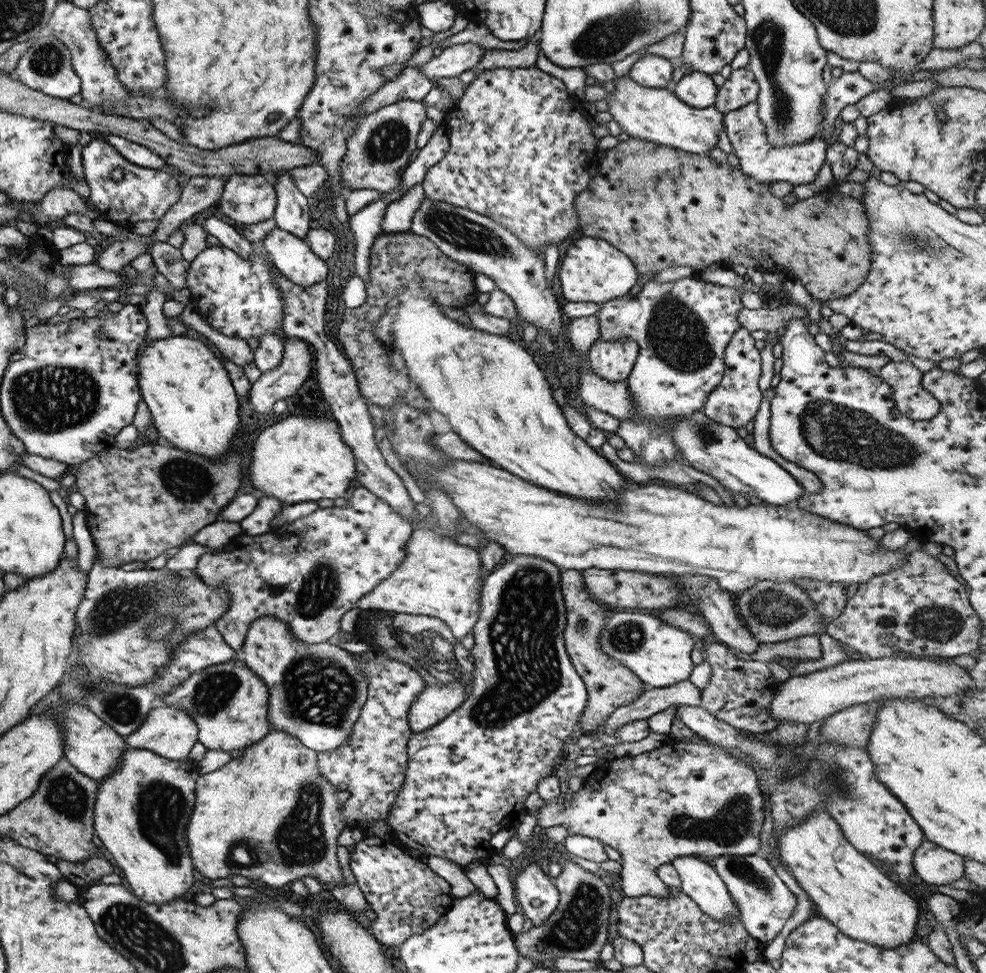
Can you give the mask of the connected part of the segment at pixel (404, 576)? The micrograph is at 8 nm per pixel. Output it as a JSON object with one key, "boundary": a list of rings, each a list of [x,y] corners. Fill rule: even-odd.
{"boundary":[[[413,529],[405,543],[404,553],[401,562],[379,581],[372,592],[358,600],[353,608],[359,608],[364,614],[373,610],[439,618],[455,639],[453,660],[459,667],[457,673],[462,676],[461,683],[468,695],[474,659],[460,642],[463,636],[472,632],[479,614],[479,594],[485,576],[480,567],[479,553],[431,529]]]}

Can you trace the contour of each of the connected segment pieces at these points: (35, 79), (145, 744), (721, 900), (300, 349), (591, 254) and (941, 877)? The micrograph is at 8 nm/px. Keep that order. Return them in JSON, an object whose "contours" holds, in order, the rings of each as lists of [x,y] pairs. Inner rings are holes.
{"contours":[[[[48,30],[35,37],[35,41],[22,52],[17,59],[13,75],[21,84],[50,97],[67,100],[73,94],[80,93],[80,80],[73,70],[67,47]]],[[[161,703],[154,704],[139,728],[123,738],[123,744],[127,747],[149,749],[169,760],[185,759],[195,742],[197,742],[195,722],[189,720],[189,716],[183,709]]],[[[694,855],[677,856],[671,862],[679,875],[679,888],[707,916],[722,923],[738,919],[738,909],[729,896],[723,881],[708,862]]],[[[289,337],[284,341],[284,351],[278,368],[261,373],[257,382],[251,385],[247,402],[252,414],[270,413],[271,406],[276,400],[291,396],[302,385],[307,374],[313,369],[313,356],[307,351],[307,345],[308,342],[302,338]]],[[[582,236],[573,244],[566,246],[565,256],[561,258],[557,278],[561,296],[569,302],[603,303],[623,296],[637,282],[638,273],[634,264],[603,240]]],[[[924,840],[912,854],[912,866],[918,880],[938,887],[963,877],[964,859]]]]}

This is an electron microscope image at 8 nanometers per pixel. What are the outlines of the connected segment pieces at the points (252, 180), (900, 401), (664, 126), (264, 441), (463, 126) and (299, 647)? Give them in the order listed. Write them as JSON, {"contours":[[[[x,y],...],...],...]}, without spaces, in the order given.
{"contours":[[[[230,175],[224,180],[217,212],[235,227],[274,216],[276,192],[267,175]]],[[[889,361],[875,375],[883,379],[891,390],[894,406],[902,415],[908,416],[913,420],[929,420],[938,414],[940,404],[936,398],[933,398],[929,392],[925,391],[923,386],[922,373],[913,367],[907,361],[893,362]]],[[[627,75],[617,77],[614,80],[615,88],[608,90],[605,97],[607,102],[607,111],[613,121],[615,121],[621,130],[630,138],[643,140],[667,148],[675,148],[687,154],[709,154],[712,148],[717,148],[717,134],[723,129],[723,114],[715,110],[714,106],[697,109],[683,104],[676,94],[673,94],[668,88],[644,87],[637,84]]],[[[325,415],[321,417],[289,416],[265,427],[253,442],[251,462],[249,462],[249,486],[259,492],[276,498],[282,504],[299,504],[321,498],[343,497],[345,489],[352,480],[356,480],[355,461],[350,448],[340,439],[340,430],[336,420]]],[[[535,65],[527,68],[492,68],[478,72],[476,77],[464,87],[463,94],[454,104],[454,107],[445,113],[445,118],[441,124],[445,127],[445,136],[447,136],[449,147],[445,156],[425,173],[421,183],[424,196],[435,202],[442,200],[447,204],[489,216],[490,219],[509,229],[517,240],[521,240],[521,244],[525,244],[529,250],[533,250],[537,254],[543,255],[545,246],[549,244],[567,240],[577,230],[578,220],[573,208],[573,201],[577,193],[585,189],[590,182],[586,171],[587,166],[597,160],[599,137],[593,134],[591,126],[587,124],[587,119],[590,118],[589,114],[585,112],[585,109],[579,105],[576,99],[565,91],[565,88],[566,86],[561,80],[541,71]]],[[[261,616],[249,624],[239,656],[243,664],[268,688],[267,722],[270,730],[285,732],[316,753],[333,750],[344,744],[351,735],[351,727],[366,701],[366,680],[359,664],[353,662],[353,654],[328,644],[327,641],[319,644],[301,643],[291,635],[285,622],[273,616]]]]}

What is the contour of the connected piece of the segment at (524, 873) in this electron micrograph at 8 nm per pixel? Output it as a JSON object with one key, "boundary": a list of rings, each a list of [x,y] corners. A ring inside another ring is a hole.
{"boundary":[[[533,862],[517,872],[512,892],[522,915],[529,918],[533,926],[547,919],[559,902],[552,879]]]}

